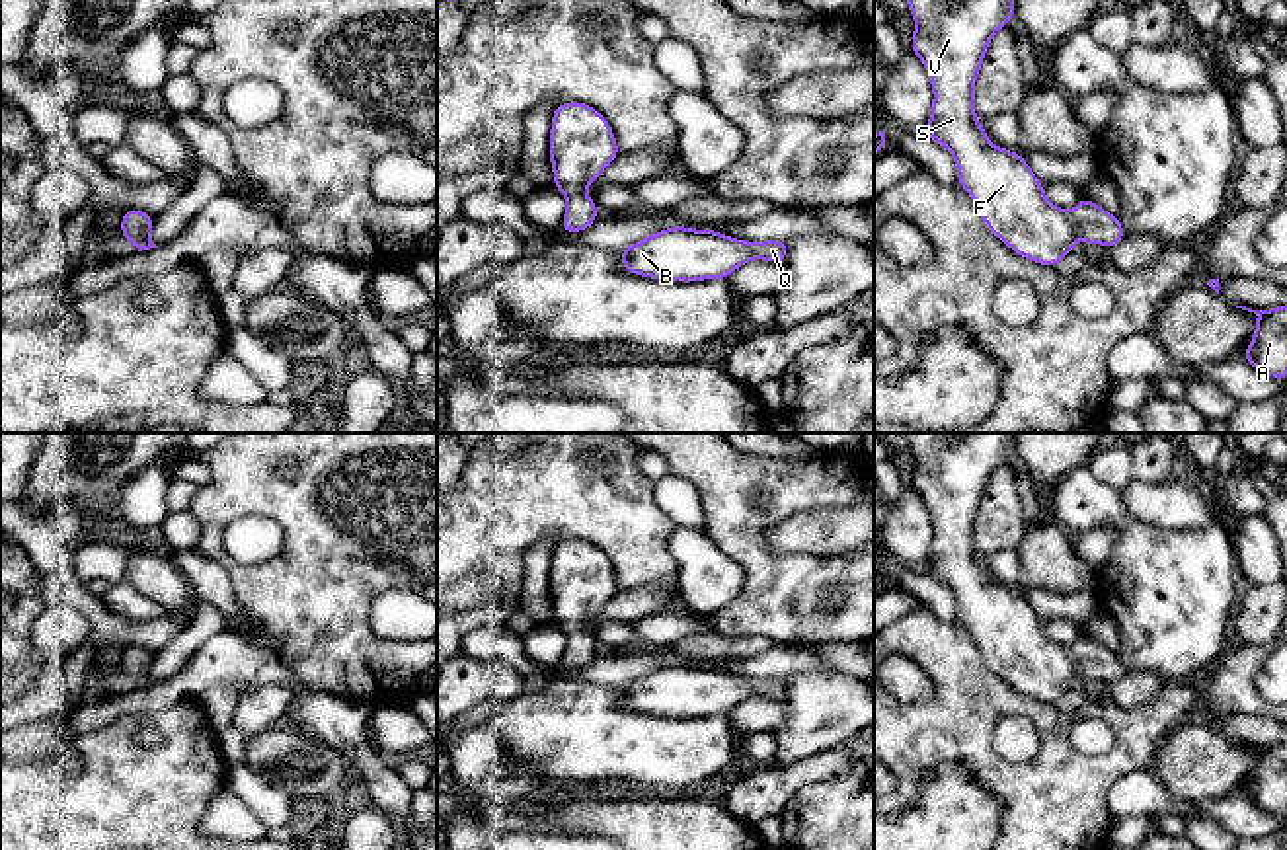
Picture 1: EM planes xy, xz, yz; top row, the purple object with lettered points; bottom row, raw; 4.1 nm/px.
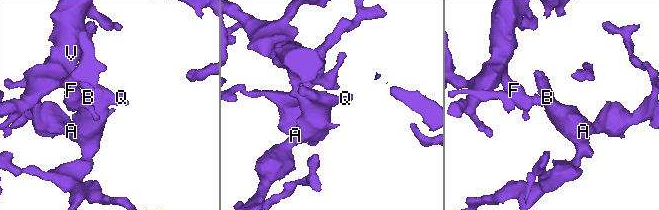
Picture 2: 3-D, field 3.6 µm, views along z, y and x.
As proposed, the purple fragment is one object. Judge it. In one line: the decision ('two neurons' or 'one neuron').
one neuron

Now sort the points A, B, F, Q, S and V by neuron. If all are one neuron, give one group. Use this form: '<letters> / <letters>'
A B F Q S V

